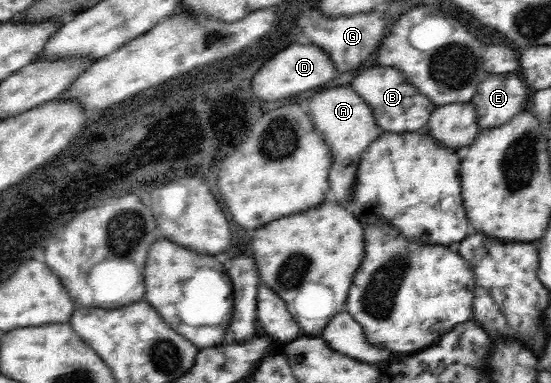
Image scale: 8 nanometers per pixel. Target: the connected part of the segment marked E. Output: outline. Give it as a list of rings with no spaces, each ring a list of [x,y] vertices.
[[[518,72],[487,73],[472,100],[479,114],[479,130],[500,126],[521,110],[528,94],[526,86]]]

